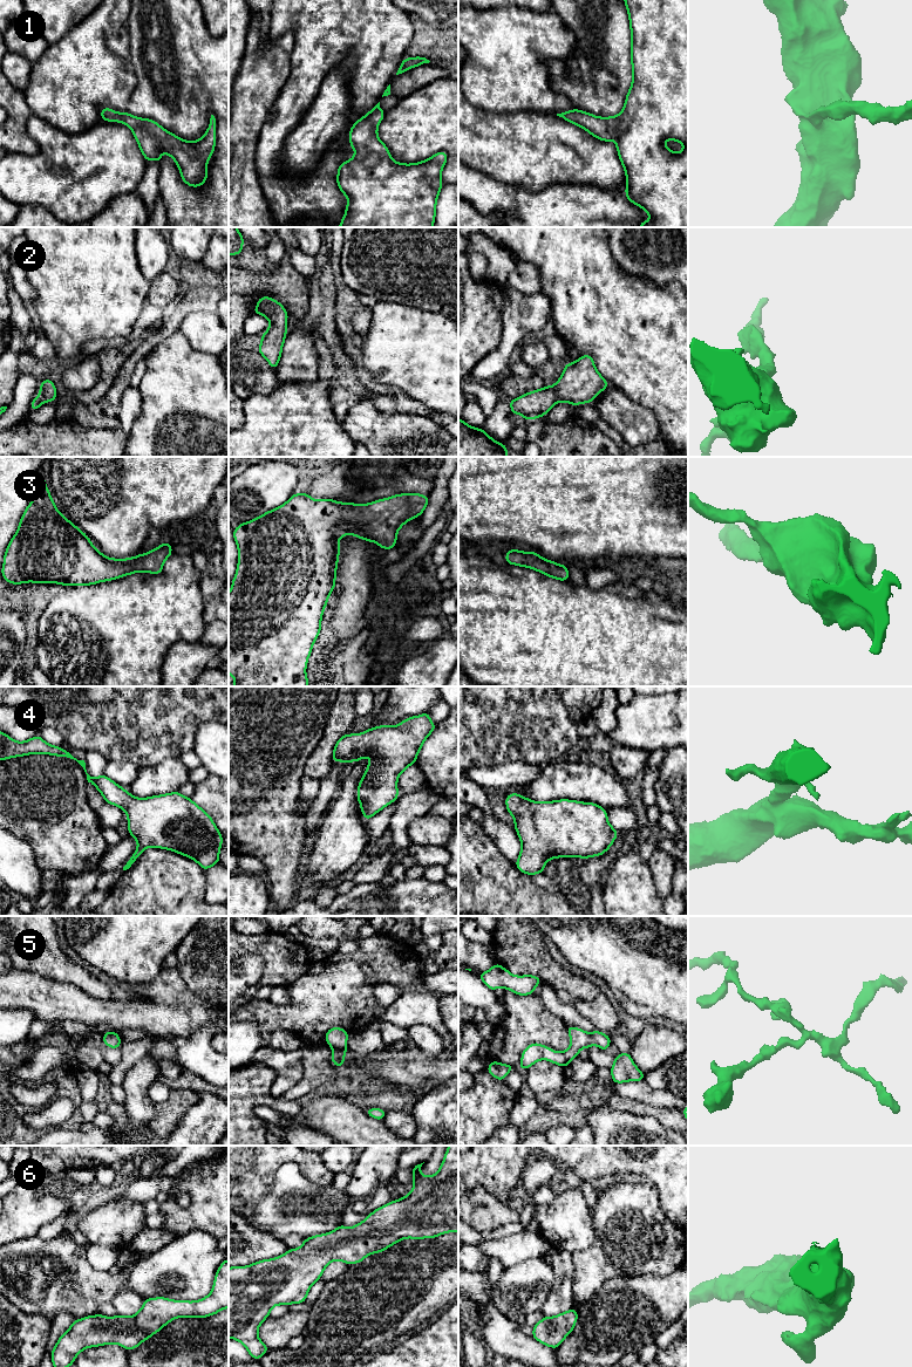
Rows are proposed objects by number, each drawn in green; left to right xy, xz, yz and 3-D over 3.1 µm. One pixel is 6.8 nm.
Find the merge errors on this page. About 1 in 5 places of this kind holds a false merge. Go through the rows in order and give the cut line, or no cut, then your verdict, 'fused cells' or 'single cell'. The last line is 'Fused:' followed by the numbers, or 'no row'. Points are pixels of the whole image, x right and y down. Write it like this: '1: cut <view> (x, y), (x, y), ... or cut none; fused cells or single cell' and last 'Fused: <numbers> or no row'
1: cut none; single cell
2: cut none; single cell
3: cut none; single cell
4: cut none; single cell
5: cut none; single cell
6: cut none; single cell
Fused: no row

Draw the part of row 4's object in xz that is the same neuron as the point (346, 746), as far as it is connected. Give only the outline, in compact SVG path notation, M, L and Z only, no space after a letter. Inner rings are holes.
M429 712L409 717L399 725L380 725L359 734L347 733L335 744L332 760L359 761L369 756L370 763L361 778L356 798L363 818L369 819L399 799L397 779L410 765L430 733L436 729Z

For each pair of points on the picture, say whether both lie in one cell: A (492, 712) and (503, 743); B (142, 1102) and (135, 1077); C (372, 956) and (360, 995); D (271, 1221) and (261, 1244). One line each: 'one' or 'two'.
A: one
B: one
C: one
D: two

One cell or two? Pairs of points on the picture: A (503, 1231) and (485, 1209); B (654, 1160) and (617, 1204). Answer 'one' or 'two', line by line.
A: two
B: two

